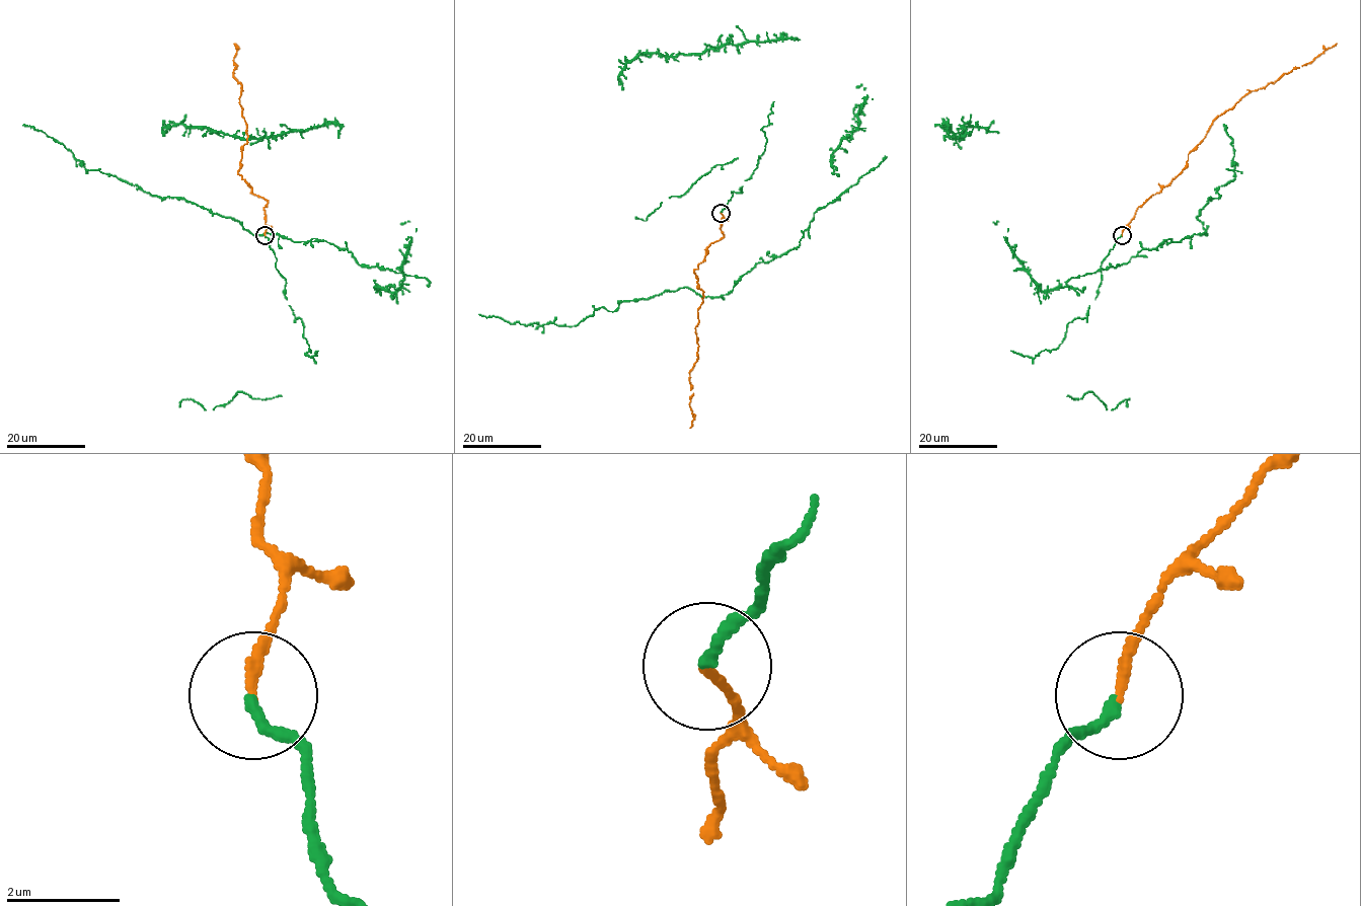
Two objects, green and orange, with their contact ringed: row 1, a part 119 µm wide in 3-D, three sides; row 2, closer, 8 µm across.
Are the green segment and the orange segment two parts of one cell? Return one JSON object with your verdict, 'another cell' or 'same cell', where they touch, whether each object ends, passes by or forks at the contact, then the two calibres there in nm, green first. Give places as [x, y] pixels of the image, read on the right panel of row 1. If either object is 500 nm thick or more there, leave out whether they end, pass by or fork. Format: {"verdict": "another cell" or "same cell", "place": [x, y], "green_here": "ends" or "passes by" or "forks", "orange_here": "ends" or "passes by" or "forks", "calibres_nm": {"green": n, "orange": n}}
{"verdict": "same cell", "place": [1122, 235], "green_here": "ends", "orange_here": "ends", "calibres_nm": {"green": 180, "orange": 160}}

